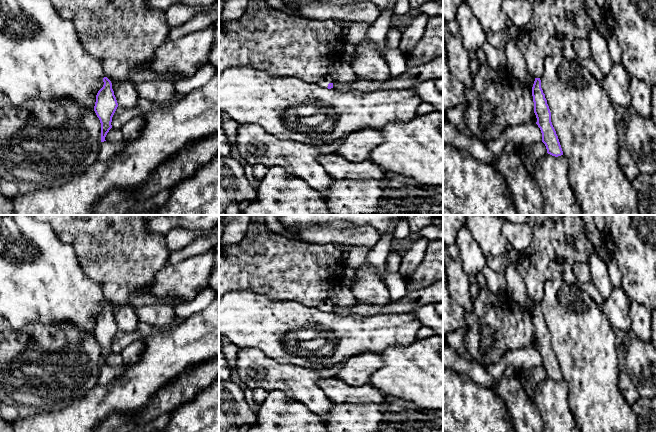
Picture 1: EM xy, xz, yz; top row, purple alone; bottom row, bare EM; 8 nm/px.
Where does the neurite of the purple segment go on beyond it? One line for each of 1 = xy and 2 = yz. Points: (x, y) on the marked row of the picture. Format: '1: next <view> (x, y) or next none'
1: next none
2: next none

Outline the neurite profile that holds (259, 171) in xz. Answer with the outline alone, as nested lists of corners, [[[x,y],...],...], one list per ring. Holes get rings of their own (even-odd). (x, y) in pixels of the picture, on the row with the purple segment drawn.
[[[262,164],[253,165],[253,175],[258,181],[264,178],[268,170],[269,168]]]

